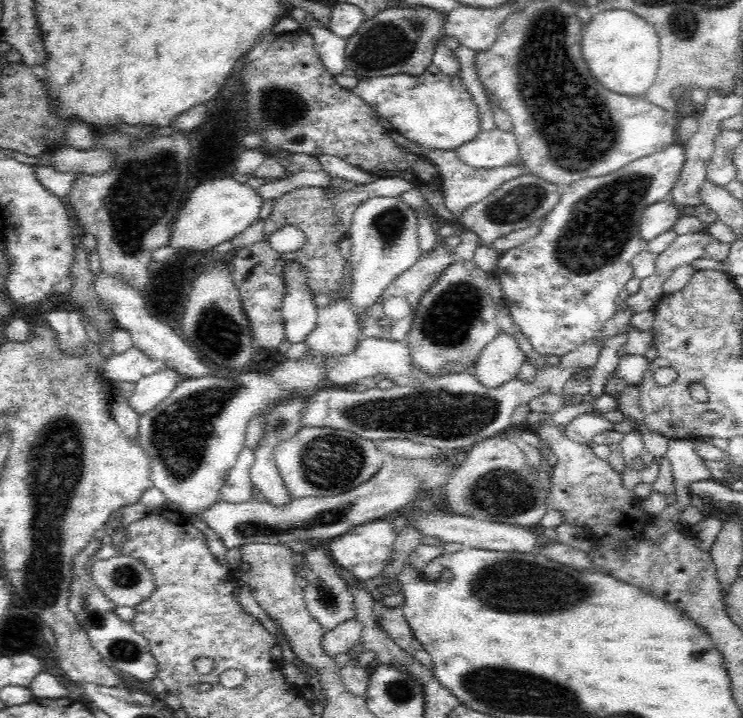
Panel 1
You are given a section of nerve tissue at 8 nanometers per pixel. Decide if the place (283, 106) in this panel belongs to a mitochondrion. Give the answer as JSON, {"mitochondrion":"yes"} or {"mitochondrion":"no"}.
{"mitochondrion":"yes"}

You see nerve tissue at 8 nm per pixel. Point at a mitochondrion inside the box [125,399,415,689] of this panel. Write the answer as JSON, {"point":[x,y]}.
{"point":[326,463]}

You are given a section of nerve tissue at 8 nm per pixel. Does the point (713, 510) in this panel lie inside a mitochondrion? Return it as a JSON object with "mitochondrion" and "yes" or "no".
{"mitochondrion":"no"}

